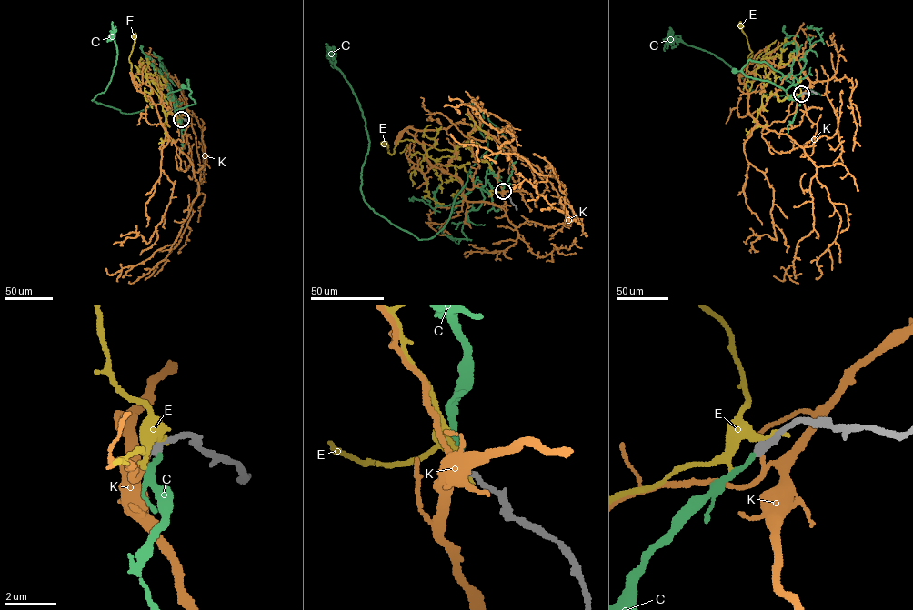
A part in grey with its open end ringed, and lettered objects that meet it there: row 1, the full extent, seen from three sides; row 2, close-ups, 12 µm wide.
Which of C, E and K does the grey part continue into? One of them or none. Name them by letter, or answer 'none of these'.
C

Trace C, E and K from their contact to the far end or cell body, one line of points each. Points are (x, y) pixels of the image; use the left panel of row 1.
C: (181, 119), (180, 124), (176, 121), (175, 112), (195, 103), (189, 95), (191, 92), (183, 86)
E: (181, 118), (175, 121), (172, 113), (164, 112), (149, 82), (141, 83), (132, 74), (128, 58), (134, 35)
K: (181, 119), (165, 83), (135, 84), (193, 165), (198, 194), (173, 244), (111, 274), (106, 268)

